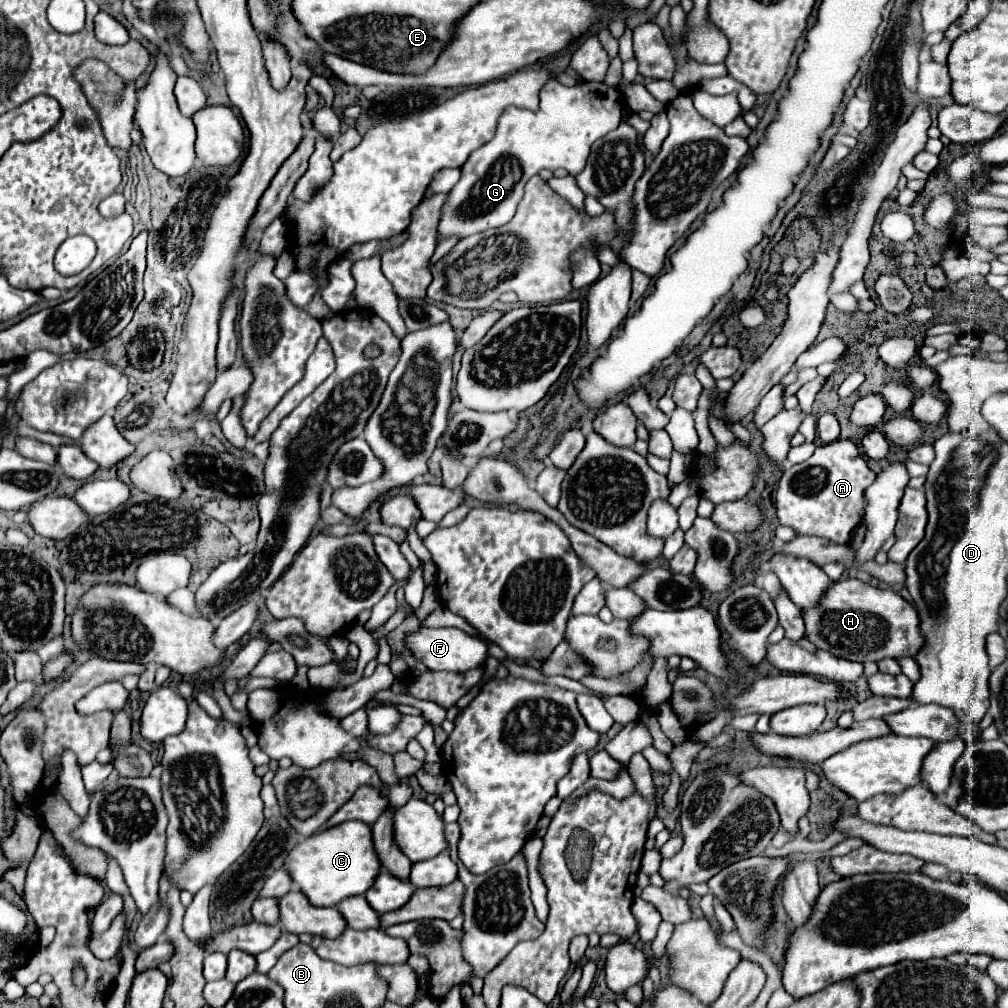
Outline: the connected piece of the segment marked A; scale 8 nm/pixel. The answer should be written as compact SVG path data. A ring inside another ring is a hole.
M835 440L815 448L813 456L783 472L775 494L777 518L783 526L791 526L797 534L821 536L835 544L847 544L849 534L861 524L863 490L873 482L873 472L859 456L851 440Z

